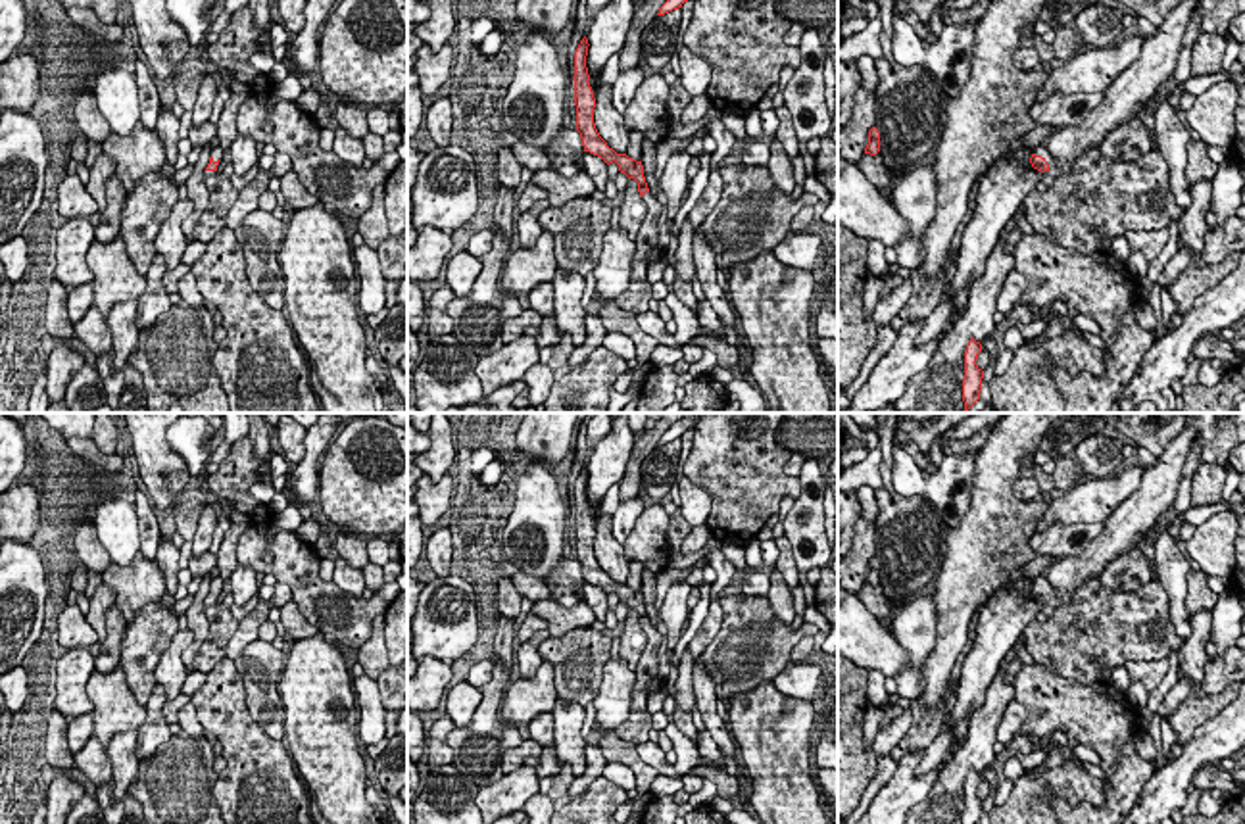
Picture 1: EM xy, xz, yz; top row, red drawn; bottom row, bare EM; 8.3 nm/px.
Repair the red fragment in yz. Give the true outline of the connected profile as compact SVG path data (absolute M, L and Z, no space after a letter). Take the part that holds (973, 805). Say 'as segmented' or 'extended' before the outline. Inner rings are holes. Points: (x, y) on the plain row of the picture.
as segmented | M970 768L964 782L964 809L963 809L963 824L980 824L984 801L976 795L978 784L982 782L982 774Z

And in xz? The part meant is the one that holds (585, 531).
extended | M584 467L574 482L574 507L573 507L576 561L580 563L584 582L590 582L601 588L607 595L615 592L621 603L624 603L628 609L634 609L638 613L638 622L647 636L646 649L642 651L642 657L634 670L636 682L632 690L630 715L615 730L615 734L621 739L638 745L647 741L647 736L651 730L651 728L644 728L642 724L647 722L651 716L647 713L647 688L651 680L657 676L657 666L659 666L657 653L659 653L663 636L657 630L657 626L651 624L647 618L642 592L636 592L628 588L626 584L617 584L613 578L607 576L607 572L599 567L596 559L596 553L594 553L596 528L588 513L590 505L586 497L588 476L590 476L588 469Z

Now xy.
extended | M215 576L206 597L206 617L209 620L209 634L194 655L192 666L198 672L209 674L211 668L227 657L227 643L238 630L238 620L231 607L217 599L223 592L223 578Z

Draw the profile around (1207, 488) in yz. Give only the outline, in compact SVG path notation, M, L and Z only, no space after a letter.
M1203 463L1191 486L1191 507L1210 505L1222 499L1226 471L1220 465Z

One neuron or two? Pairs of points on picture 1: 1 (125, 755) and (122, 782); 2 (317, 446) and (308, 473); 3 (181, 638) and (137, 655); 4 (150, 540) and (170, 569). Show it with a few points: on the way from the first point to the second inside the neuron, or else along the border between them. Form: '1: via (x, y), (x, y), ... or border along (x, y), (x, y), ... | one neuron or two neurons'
1: via (123, 761), (122, 776) | one neuron
2: via (312, 452), (308, 467) | one neuron
3: border along (179, 630), (160, 657), (154, 682) | two neurons
4: border along (162, 538), (152, 557) | two neurons

